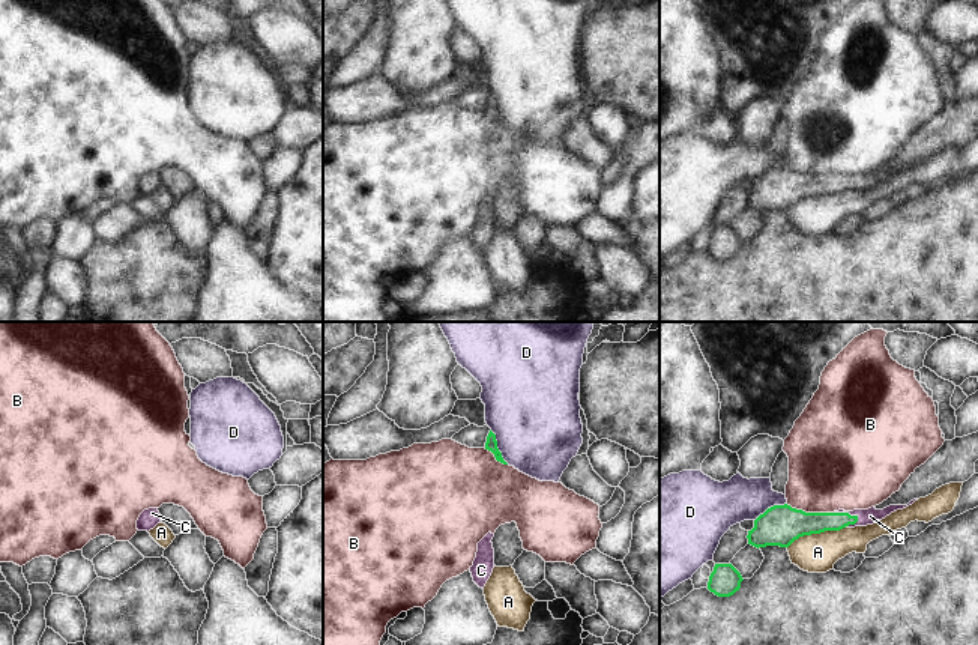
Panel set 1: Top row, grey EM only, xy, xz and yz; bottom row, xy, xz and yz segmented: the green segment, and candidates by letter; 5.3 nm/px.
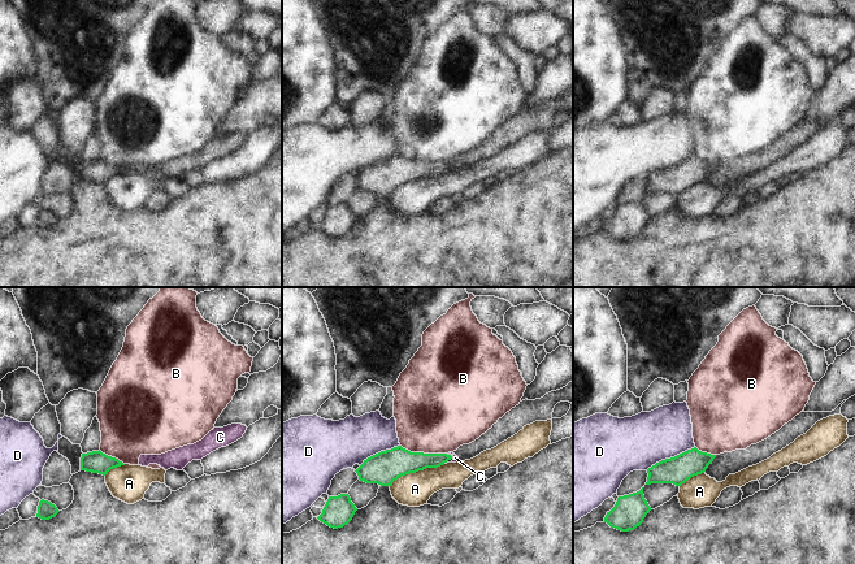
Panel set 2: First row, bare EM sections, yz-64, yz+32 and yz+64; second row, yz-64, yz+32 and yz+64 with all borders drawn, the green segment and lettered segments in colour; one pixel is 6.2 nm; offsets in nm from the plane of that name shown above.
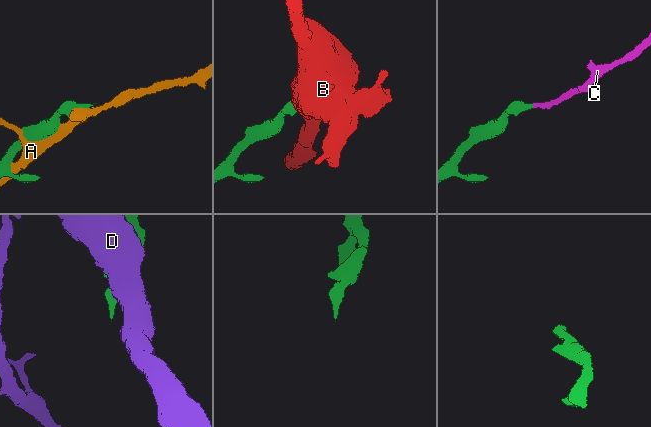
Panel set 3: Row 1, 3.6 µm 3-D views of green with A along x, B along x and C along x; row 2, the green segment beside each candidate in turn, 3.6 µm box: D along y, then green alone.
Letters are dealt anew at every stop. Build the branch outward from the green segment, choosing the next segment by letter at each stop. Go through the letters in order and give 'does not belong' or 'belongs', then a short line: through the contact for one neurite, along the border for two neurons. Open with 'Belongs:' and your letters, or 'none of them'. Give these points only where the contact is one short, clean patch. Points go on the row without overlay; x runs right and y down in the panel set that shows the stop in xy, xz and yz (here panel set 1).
Belongs: C
A: does not belong
B: does not belong; line yz (786, 167), (805, 175), (833, 176)
C: belongs; line yz (802, 187), (834, 185), (848, 176), (870, 179)
D: does not belong; line xz (490, 93), (495, 98), (501, 119), (508, 127)

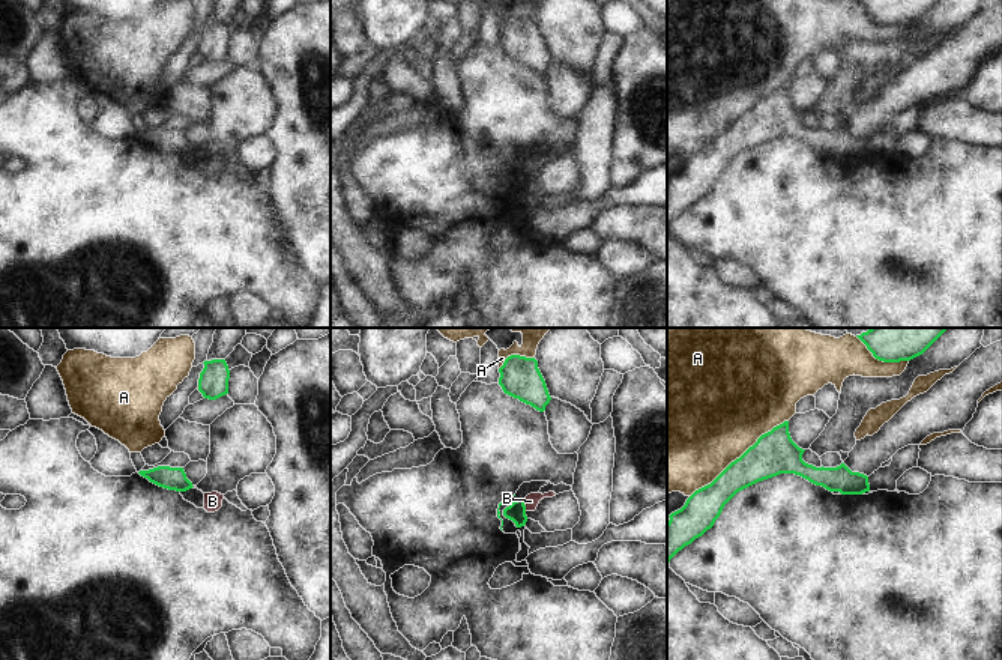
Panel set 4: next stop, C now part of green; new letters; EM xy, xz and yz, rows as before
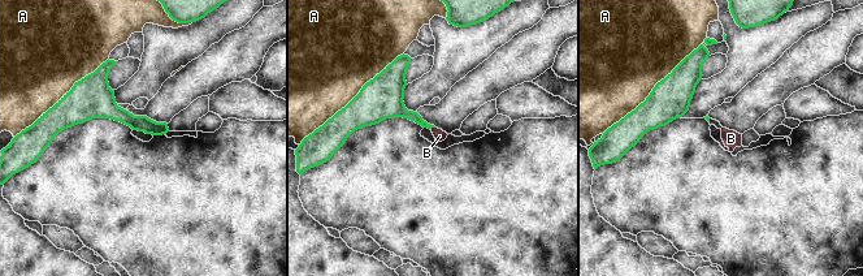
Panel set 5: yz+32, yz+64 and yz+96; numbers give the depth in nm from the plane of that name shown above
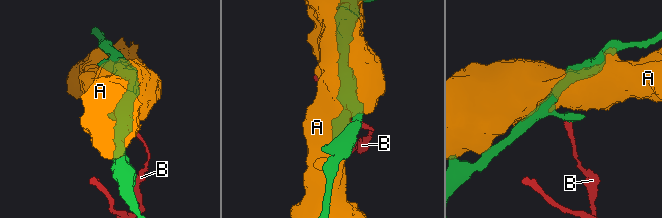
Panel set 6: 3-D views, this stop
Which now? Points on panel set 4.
Belongs: none of them
A: does not belong
B: does not belong; line xz (523, 163), (526, 173)

